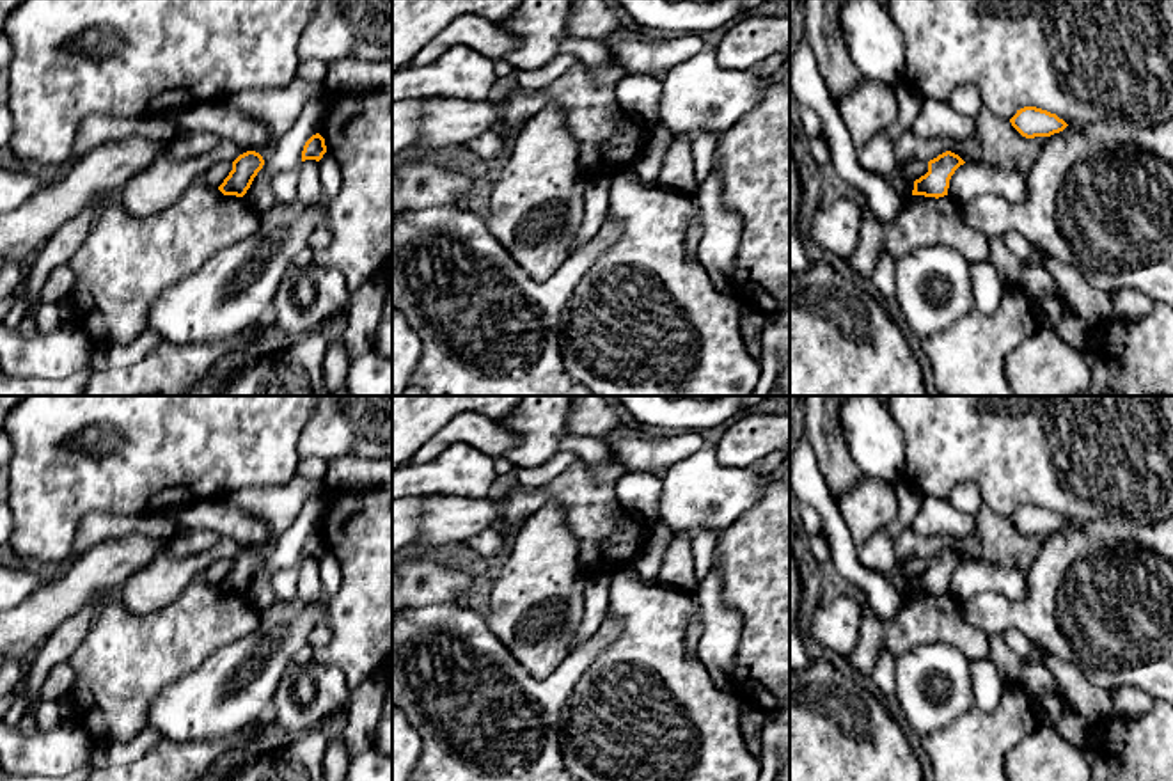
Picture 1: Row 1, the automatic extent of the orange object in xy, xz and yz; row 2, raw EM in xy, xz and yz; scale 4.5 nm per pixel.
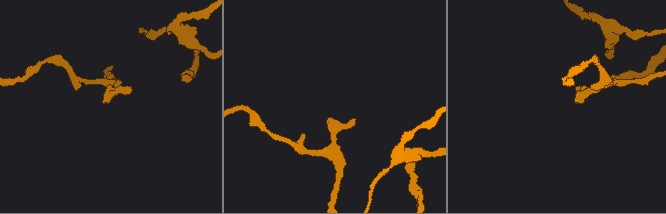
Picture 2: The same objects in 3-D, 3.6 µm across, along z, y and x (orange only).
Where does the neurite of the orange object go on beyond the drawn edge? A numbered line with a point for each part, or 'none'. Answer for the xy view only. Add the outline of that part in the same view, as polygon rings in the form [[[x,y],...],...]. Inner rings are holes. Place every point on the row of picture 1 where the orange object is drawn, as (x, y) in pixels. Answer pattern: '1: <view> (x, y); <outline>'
none

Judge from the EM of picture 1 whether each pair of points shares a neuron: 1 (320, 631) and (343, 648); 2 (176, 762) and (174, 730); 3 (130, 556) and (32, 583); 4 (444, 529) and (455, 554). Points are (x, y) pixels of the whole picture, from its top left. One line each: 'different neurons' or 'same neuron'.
1: different neurons
2: different neurons
3: different neurons
4: different neurons

